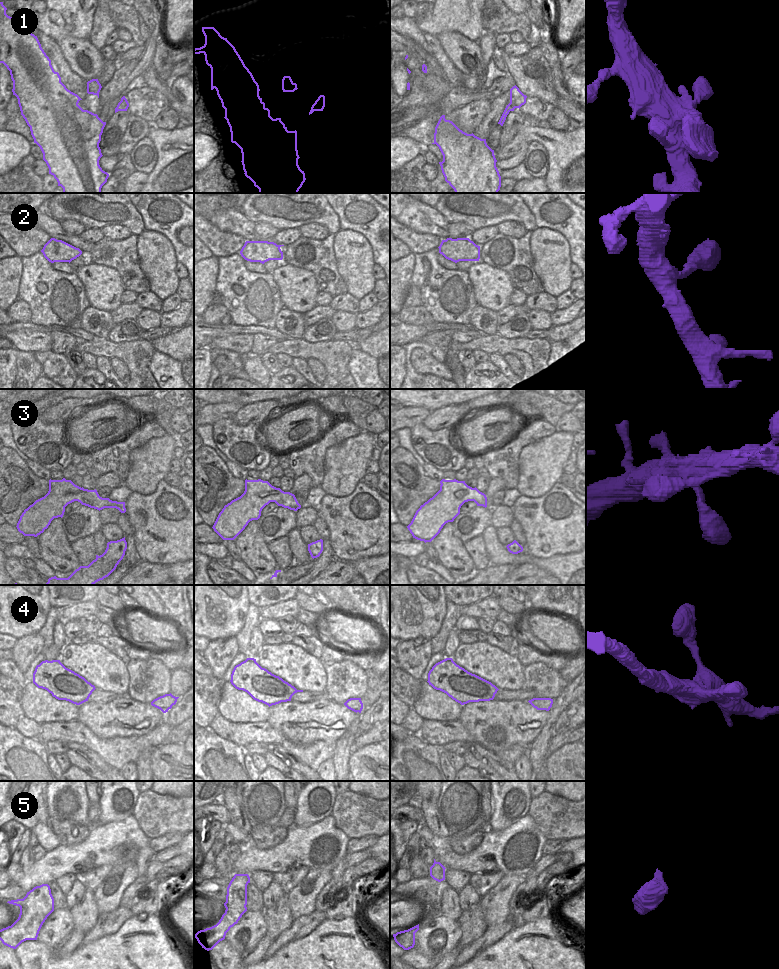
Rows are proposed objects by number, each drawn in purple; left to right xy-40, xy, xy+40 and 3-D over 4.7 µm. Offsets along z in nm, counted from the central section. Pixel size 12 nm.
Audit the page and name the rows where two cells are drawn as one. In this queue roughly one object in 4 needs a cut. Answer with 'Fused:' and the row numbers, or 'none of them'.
Fused: none of them

